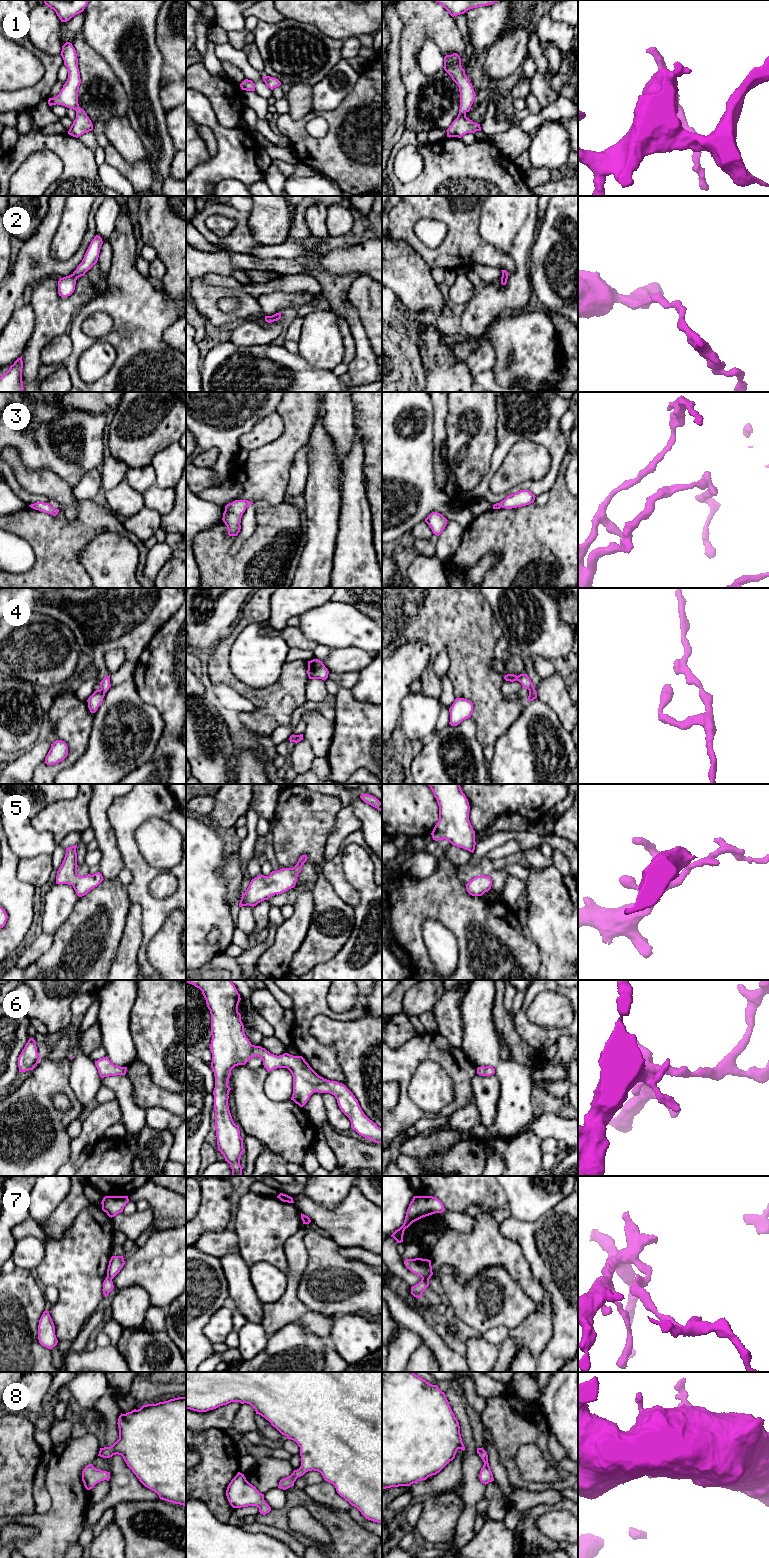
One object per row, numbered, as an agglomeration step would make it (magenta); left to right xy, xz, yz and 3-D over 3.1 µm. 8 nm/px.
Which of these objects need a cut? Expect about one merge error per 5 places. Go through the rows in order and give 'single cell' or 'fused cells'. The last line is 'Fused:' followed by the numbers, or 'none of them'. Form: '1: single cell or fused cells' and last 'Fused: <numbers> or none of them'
1: single cell
2: single cell
3: single cell
4: single cell
5: single cell
6: single cell
7: fused cells
8: single cell
Fused: 7

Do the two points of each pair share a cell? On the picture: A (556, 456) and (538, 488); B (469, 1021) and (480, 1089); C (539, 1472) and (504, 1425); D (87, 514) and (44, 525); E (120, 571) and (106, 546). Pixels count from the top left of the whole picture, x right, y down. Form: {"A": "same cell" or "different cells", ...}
{"A": "same cell", "B": "different cells", "C": "different cells", "D": "same cell", "E": "same cell"}

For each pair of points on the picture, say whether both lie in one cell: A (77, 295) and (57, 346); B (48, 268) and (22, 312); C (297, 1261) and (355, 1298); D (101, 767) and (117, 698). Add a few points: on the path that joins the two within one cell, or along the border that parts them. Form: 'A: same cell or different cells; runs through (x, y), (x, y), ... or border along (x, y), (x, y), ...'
A: different cells; border along (67, 333), (55, 336), (42, 349)
B: different cells; border along (20, 303), (10, 319)
C: different cells; border along (305, 1244), (308, 1263), (297, 1289)
D: same cell; runs through (101, 749), (97, 729), (101, 724), (103, 714)

